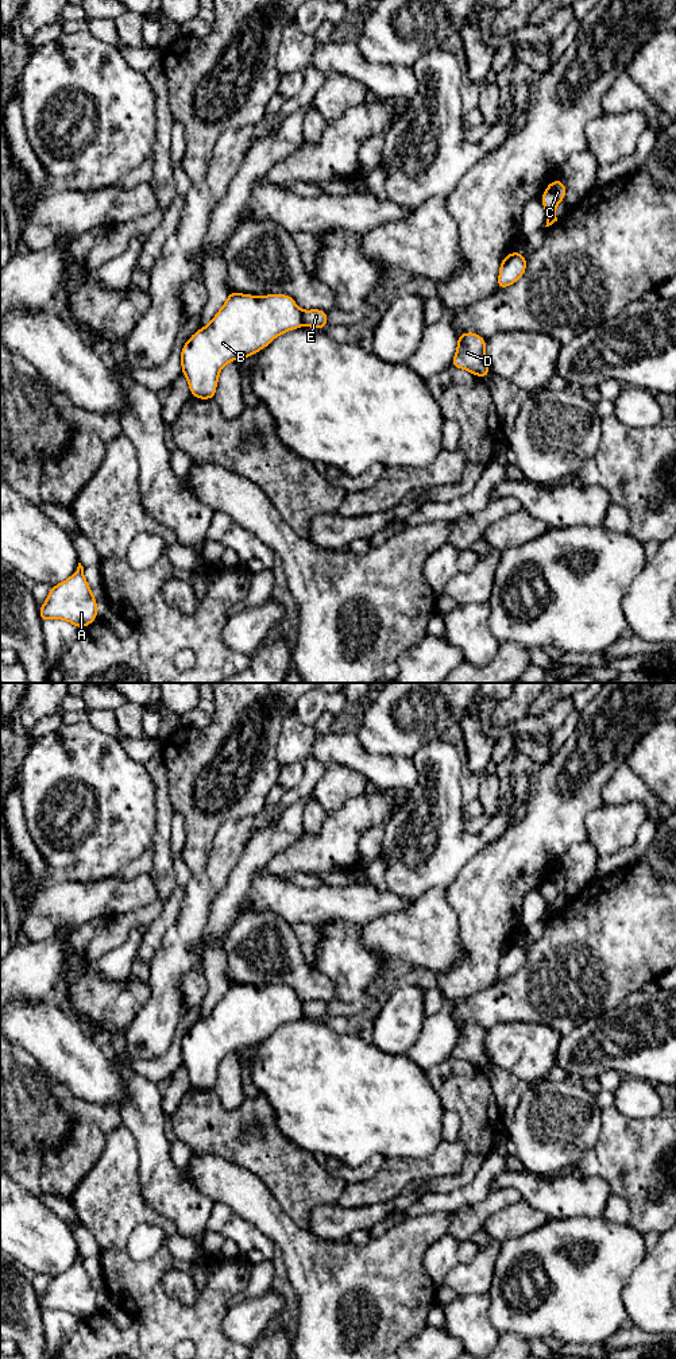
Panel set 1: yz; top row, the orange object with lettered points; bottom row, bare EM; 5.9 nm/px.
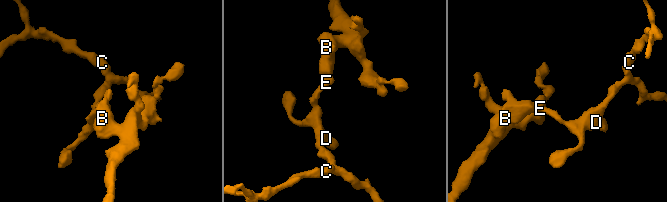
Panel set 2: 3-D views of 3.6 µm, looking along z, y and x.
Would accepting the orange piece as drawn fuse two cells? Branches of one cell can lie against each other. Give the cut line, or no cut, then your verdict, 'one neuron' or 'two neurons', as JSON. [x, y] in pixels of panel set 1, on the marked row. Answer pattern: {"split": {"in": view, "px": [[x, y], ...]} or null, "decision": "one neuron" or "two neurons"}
{"split": {"in": "yz", "px": [[301, 312], [304, 324]]}, "decision": "two neurons"}

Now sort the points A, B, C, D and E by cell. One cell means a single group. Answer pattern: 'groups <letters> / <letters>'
groups A B / C D E

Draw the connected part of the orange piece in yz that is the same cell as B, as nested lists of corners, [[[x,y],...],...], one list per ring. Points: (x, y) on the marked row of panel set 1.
[[[229,292],[212,321],[194,332],[181,350],[181,372],[188,379],[192,397],[213,399],[219,374],[227,363],[248,358],[266,348],[277,336],[302,325],[302,310],[289,294],[255,297]]]

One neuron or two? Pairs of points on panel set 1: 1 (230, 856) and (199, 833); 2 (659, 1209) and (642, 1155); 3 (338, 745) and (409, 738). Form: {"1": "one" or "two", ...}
{"1": "two", "2": "one", "3": "two"}

